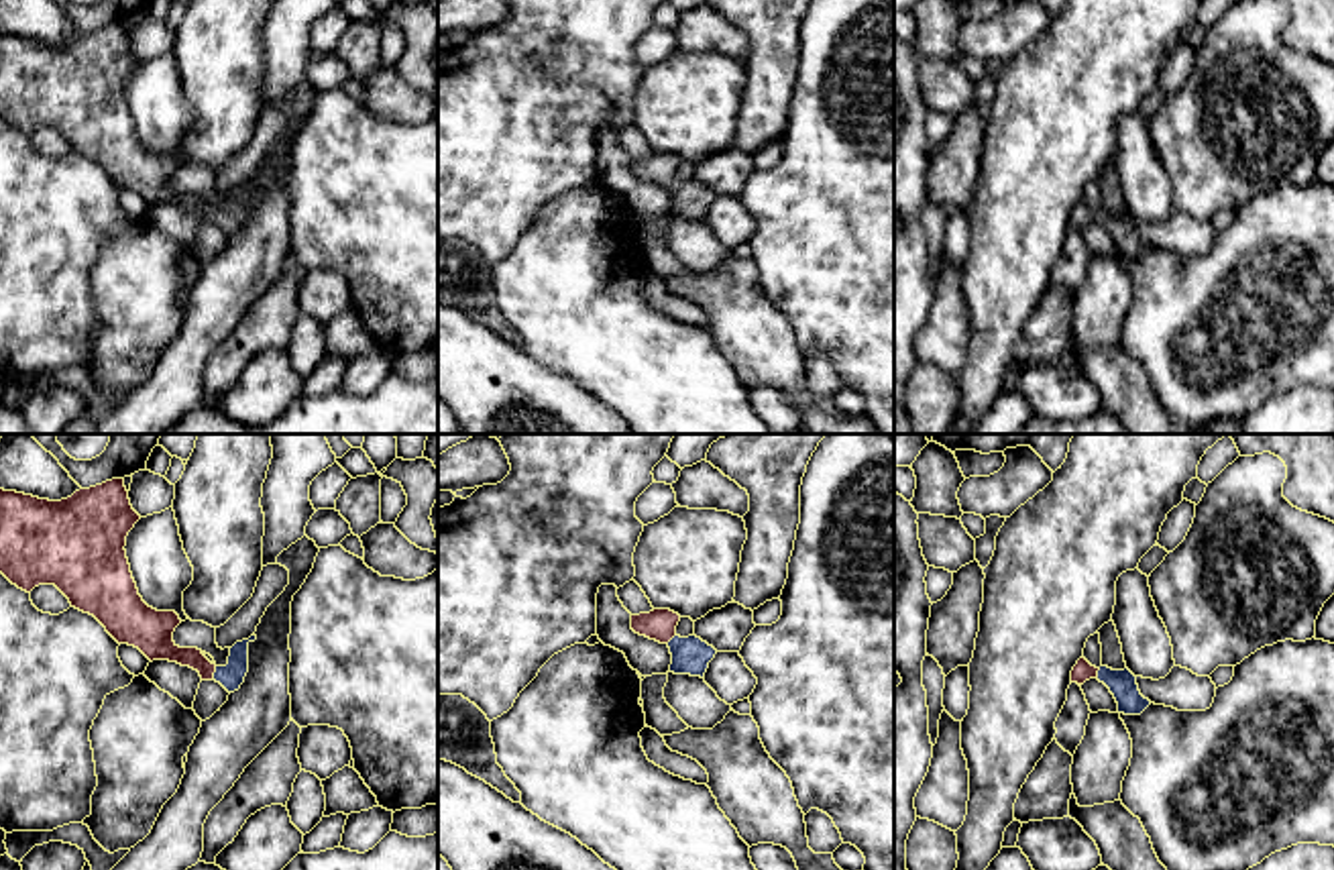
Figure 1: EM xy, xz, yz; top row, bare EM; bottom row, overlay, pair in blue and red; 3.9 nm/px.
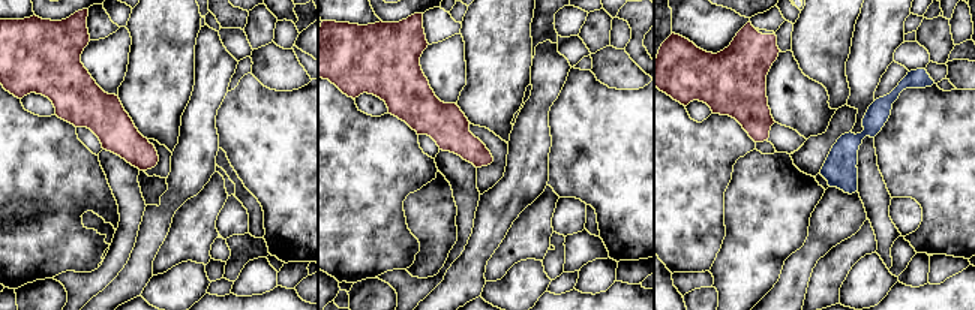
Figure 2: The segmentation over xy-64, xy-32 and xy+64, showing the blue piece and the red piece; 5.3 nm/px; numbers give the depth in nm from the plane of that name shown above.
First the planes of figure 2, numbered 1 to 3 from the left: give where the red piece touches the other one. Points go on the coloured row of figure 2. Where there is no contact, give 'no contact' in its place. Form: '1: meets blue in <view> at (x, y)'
1: no contact
2: no contact
3: no contact

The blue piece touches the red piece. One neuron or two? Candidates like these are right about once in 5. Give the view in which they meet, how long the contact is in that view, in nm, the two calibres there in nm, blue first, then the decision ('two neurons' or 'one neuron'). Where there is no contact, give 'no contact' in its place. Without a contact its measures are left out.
xy | 60 nm | 100/120 nm | one neuron

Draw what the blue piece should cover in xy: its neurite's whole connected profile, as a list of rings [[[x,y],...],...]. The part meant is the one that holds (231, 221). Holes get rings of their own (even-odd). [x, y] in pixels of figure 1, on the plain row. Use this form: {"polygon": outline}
{"polygon": [[[124,22],[79,33],[61,45],[0,33],[0,116],[26,137],[55,128],[118,187],[138,192],[151,206],[189,210],[228,236],[238,234],[257,179],[236,185],[226,210],[212,208],[198,192],[179,192],[173,185],[179,159],[149,151],[130,116],[124,90],[138,63]]]}

